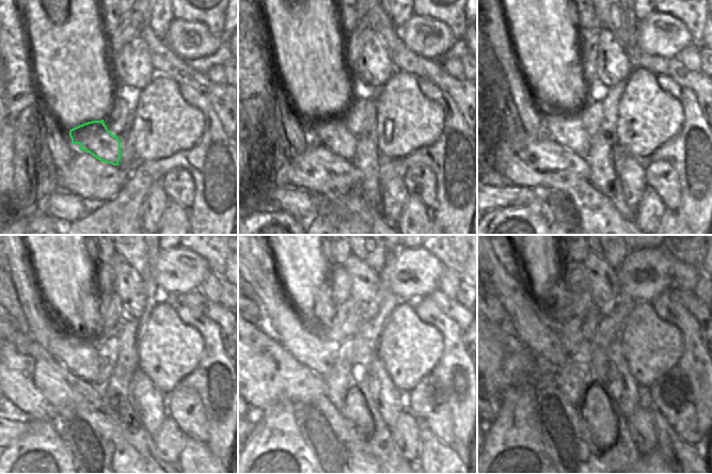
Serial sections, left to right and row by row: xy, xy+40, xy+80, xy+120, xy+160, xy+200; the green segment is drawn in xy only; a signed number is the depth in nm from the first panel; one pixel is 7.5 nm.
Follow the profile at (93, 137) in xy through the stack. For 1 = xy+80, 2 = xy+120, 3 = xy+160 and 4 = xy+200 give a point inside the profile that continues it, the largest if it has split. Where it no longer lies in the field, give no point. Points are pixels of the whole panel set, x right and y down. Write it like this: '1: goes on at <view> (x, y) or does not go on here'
1: goes on at xy+80 (558, 122)
2: goes on at xy+120 (73, 349)
3: goes on at xy+160 (299, 335)
4: goes on at xy+200 (539, 336)

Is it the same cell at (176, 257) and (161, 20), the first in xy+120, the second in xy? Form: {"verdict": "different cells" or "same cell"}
{"verdict": "different cells"}

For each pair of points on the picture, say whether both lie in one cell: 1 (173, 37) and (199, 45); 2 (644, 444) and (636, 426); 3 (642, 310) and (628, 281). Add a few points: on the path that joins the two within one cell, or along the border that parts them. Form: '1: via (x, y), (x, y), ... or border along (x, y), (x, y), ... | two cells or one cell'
1: via (179, 37), (192, 40) | one cell
2: via (644, 440), (644, 433), (641, 430) | one cell
3: border along (635, 301), (649, 302) | two cells

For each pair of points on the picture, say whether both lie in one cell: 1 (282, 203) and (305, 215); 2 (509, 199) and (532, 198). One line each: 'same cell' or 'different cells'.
1: same cell
2: same cell

